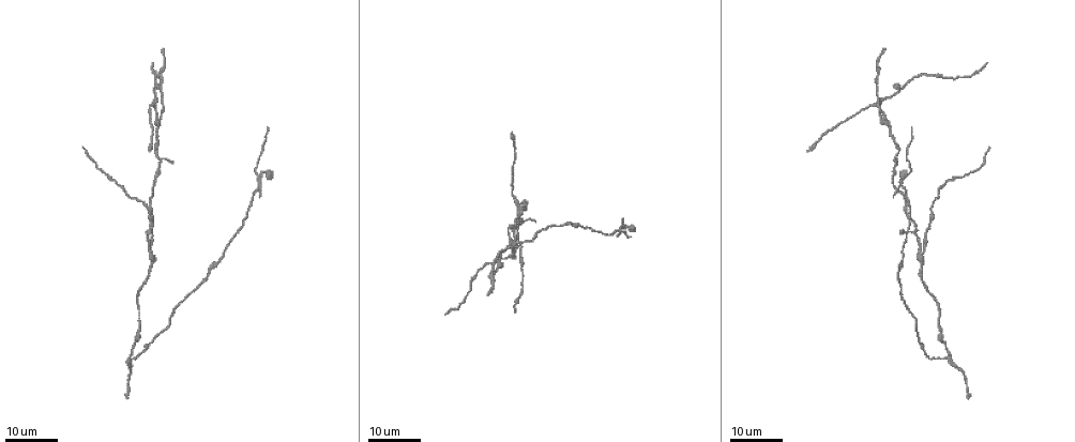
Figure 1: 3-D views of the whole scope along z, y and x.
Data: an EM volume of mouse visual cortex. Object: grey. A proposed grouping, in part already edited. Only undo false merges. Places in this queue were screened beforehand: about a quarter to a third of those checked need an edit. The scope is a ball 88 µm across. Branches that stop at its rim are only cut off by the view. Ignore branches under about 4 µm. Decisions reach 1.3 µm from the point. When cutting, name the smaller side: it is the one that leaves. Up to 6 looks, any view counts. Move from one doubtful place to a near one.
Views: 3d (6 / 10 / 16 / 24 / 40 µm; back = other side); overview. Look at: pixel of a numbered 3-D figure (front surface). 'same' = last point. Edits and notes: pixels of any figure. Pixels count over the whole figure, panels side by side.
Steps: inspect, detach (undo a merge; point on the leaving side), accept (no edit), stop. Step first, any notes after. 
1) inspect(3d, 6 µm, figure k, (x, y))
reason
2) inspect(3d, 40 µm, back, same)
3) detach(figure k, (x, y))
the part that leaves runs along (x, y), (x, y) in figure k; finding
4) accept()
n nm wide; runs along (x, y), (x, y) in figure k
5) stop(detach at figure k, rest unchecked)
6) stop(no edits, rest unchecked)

inspect(3d, 24 µm, figure 1, (159, 121))
arms part here

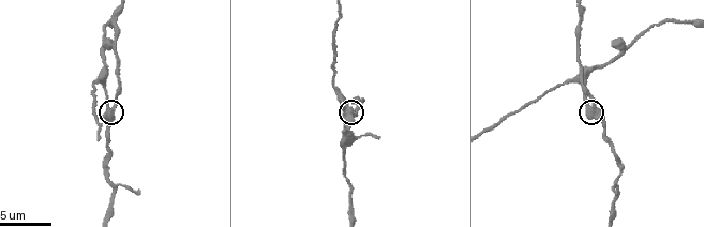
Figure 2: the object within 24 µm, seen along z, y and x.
inspect(3d, 6 µm, figure 2, (589, 110))

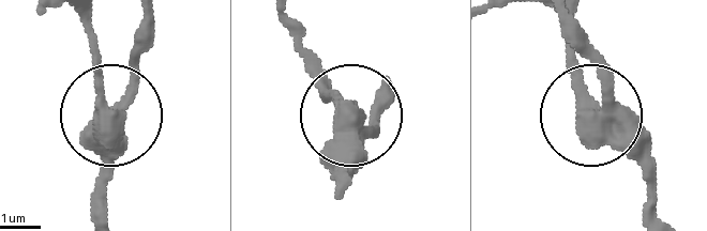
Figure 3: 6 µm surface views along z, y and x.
inspect(3d, 6 µm, back, figure 3, (117, 121))
other side

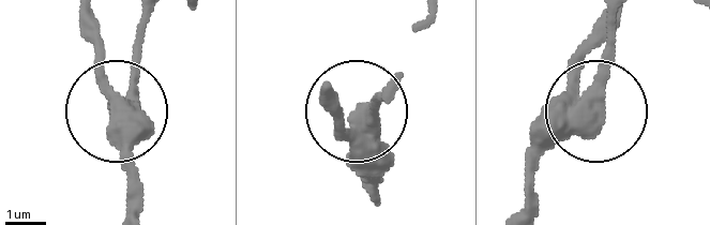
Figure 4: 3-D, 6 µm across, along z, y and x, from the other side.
detach(figure 4, (133, 66))
the part that leaves runs along (120, 111), (140, 13) in figure 4; a second cell is stuck on

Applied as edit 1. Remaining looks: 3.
inspect(overview)

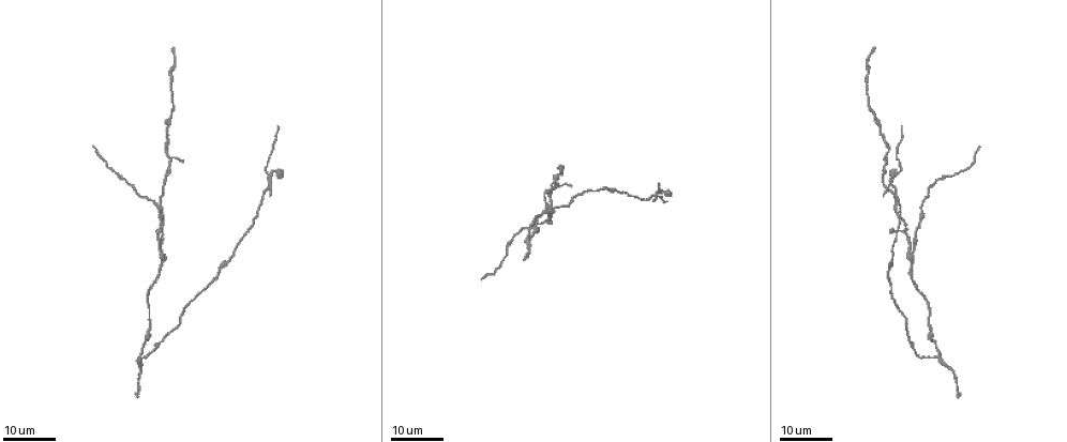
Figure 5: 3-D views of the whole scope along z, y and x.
inspect(3d, 16 µm, figure 5, (901, 229))
four-way junction

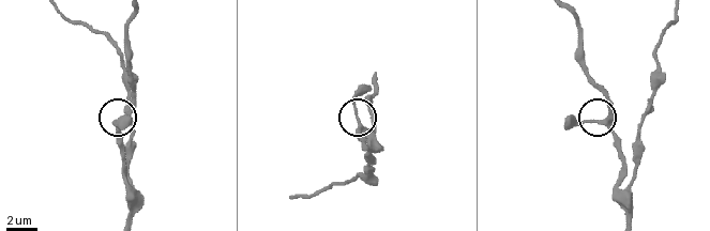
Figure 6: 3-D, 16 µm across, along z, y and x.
inspect(3d, 6 µm, figure 6, (603, 124))
closer look

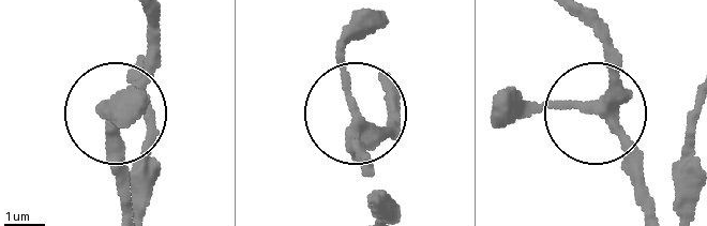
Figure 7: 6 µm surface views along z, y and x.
accept()
runs along (371, 162), (340, 49), (350, 23) in figure 7; all the same cell

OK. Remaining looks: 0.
stop(detach at figure 4, rest unchecked)

